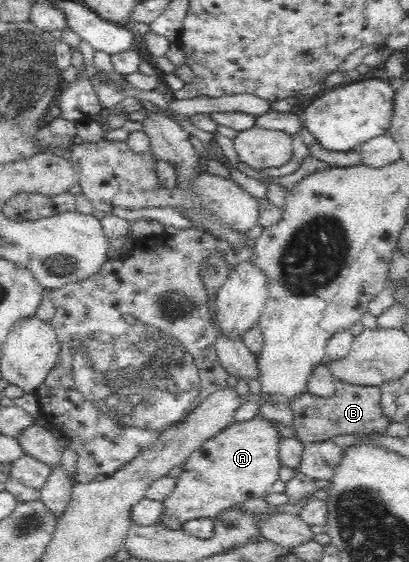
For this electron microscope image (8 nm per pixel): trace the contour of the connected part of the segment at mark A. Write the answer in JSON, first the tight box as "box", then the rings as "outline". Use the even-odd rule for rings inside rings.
{"box":[159,413,282,529],"outline":[[[260,413],[248,422],[237,422],[222,430],[184,462],[183,472],[177,479],[172,494],[164,500],[165,514],[159,523],[172,529],[182,529],[182,524],[188,520],[213,518],[225,509],[242,505],[248,498],[264,497],[271,492],[272,485],[280,478],[278,472],[280,472],[282,463],[279,456],[279,445],[282,440],[274,422],[266,420]]]}

